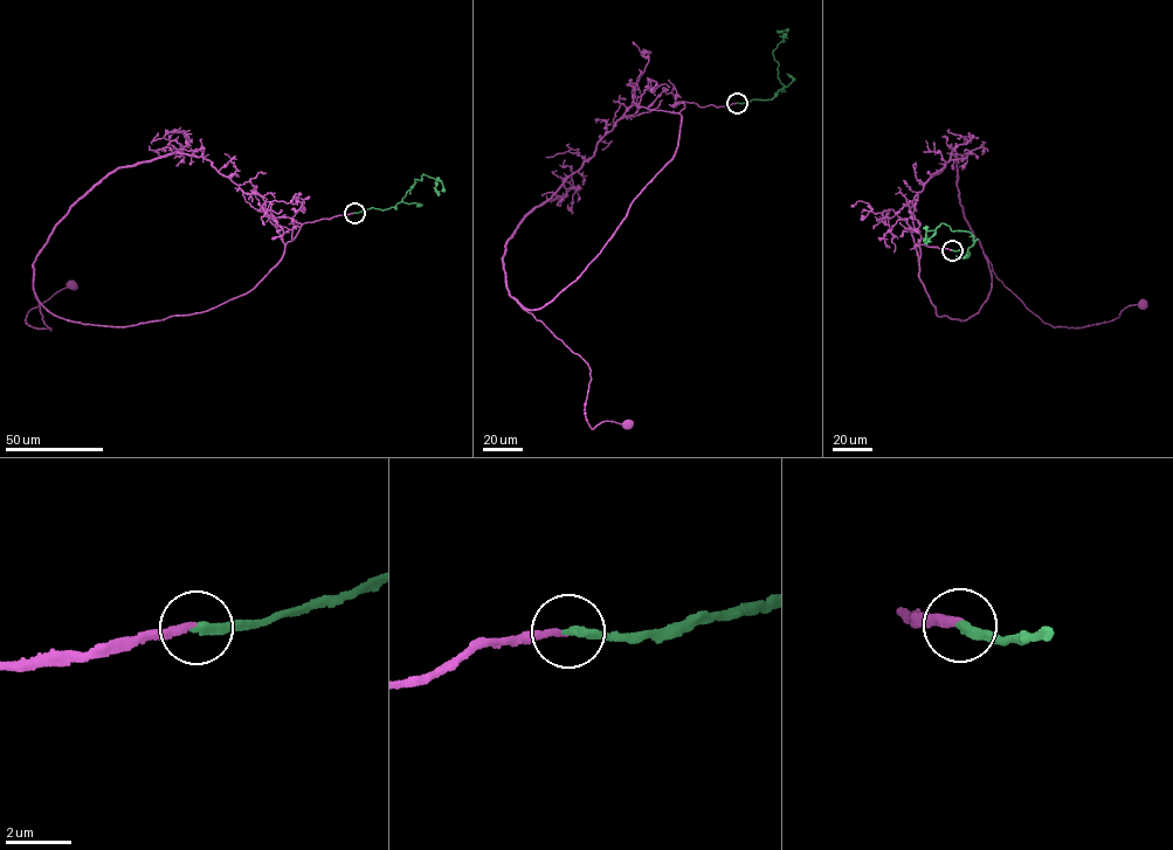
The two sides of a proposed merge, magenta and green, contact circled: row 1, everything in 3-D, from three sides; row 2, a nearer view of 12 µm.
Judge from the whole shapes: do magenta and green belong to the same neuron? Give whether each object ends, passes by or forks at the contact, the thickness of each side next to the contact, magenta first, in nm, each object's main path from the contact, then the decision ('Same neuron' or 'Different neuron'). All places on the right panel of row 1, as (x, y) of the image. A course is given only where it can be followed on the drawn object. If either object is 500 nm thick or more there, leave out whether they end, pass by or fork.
At the ring magenta ends. At the ring green ends. Thickness 200 nm (magenta) against 280 nm. Course of magenta: (952, 250), (919, 246), (918, 276), (937, 316), (978, 312), (989, 262), (1054, 326), (1145, 304). Course of green: (952, 250), (968, 256), (973, 235), (965, 230), (952, 232), (940, 223), (935, 230), (926, 230), (923, 241). Same neuron

